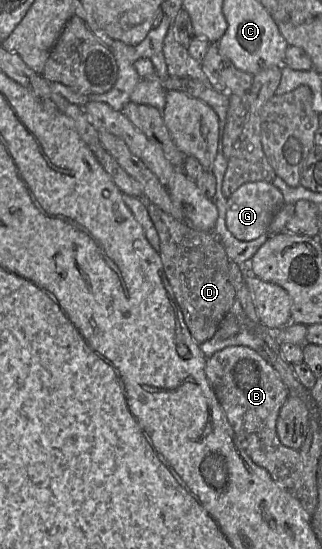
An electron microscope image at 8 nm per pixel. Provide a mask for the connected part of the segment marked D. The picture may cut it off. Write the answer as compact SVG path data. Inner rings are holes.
M148 203L148 214L157 230L159 256L167 280L193 340L203 344L216 333L220 323L233 308L238 309L237 290L229 277L229 259L212 232L193 229L184 221L177 221L158 206Z

